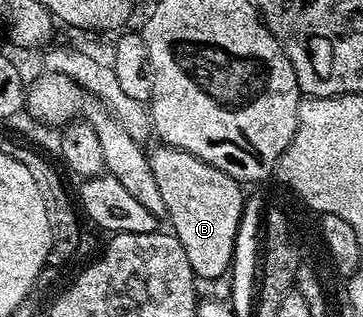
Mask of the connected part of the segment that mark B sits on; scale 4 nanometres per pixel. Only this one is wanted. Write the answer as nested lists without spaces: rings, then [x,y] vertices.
[[[159,144],[157,148],[151,148],[148,153],[152,175],[156,175],[160,199],[164,199],[165,216],[170,217],[169,228],[180,247],[184,247],[195,278],[206,281],[227,276],[231,272],[237,228],[240,227],[243,186],[196,155],[173,149],[171,145]]]

